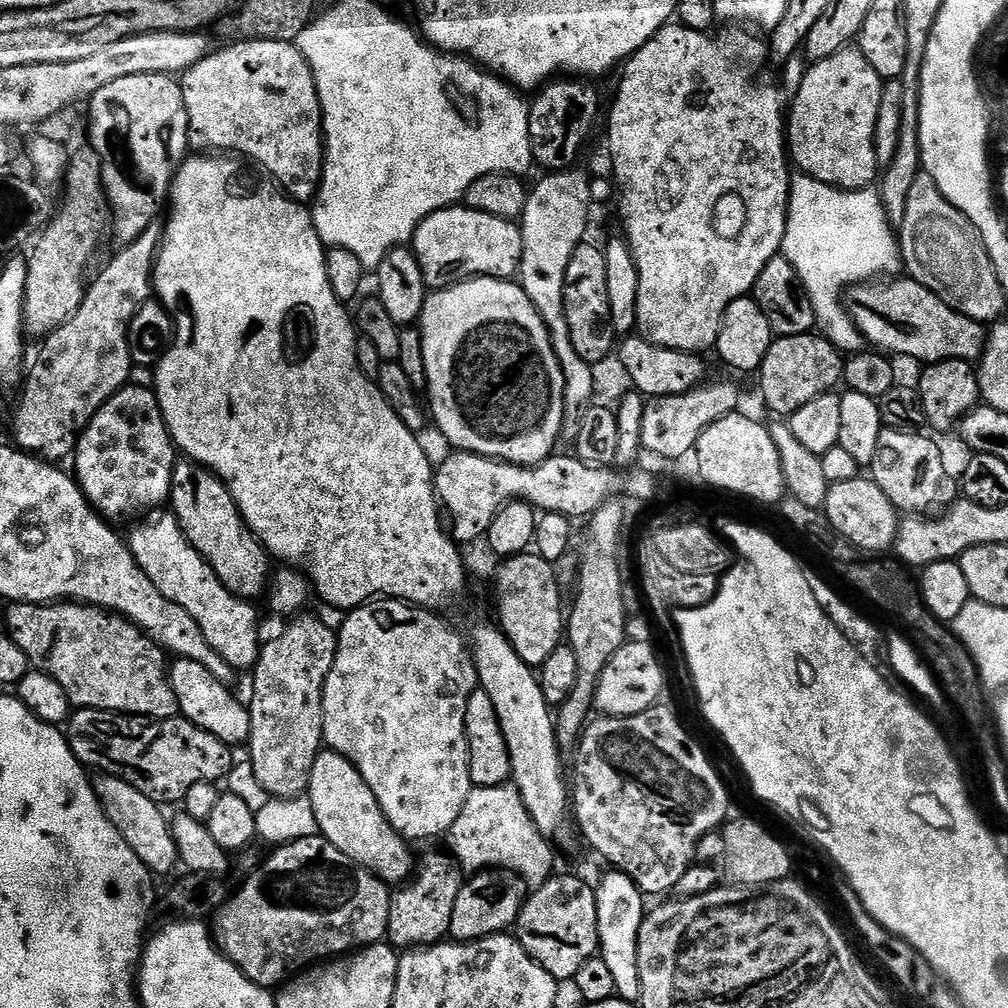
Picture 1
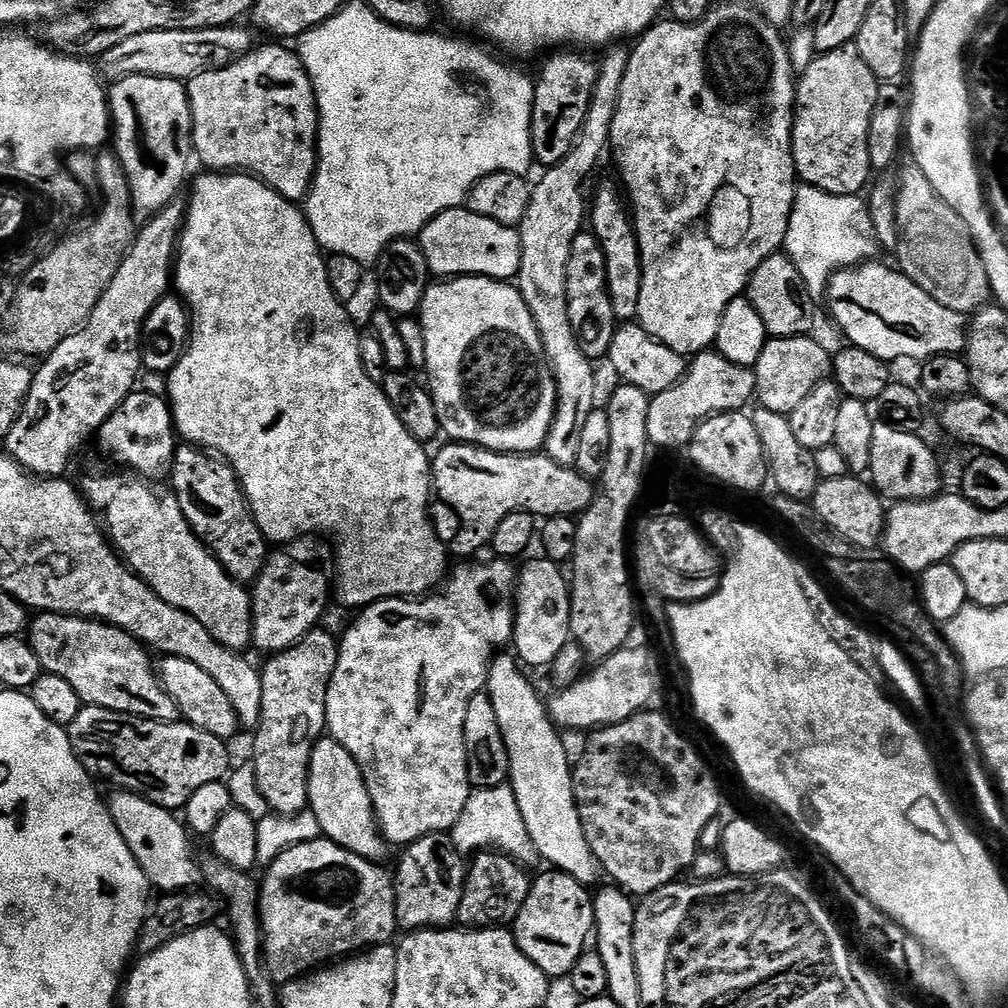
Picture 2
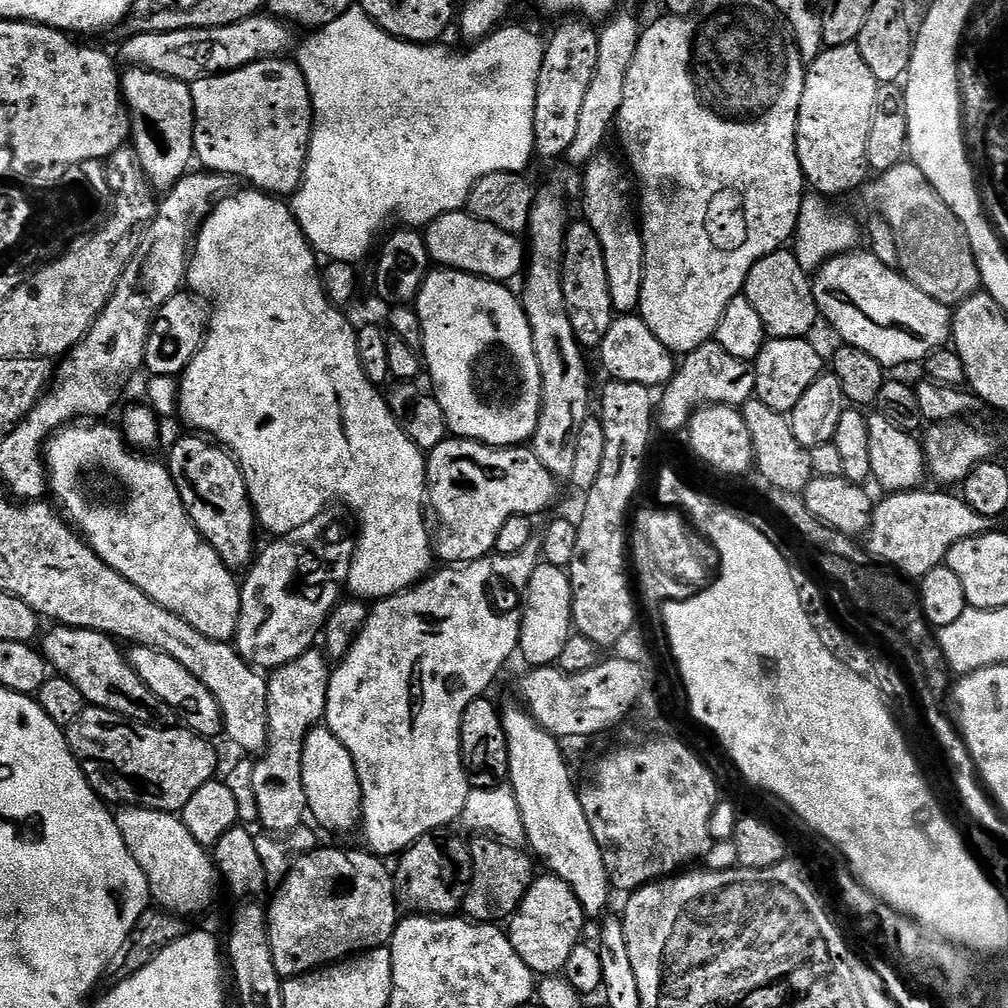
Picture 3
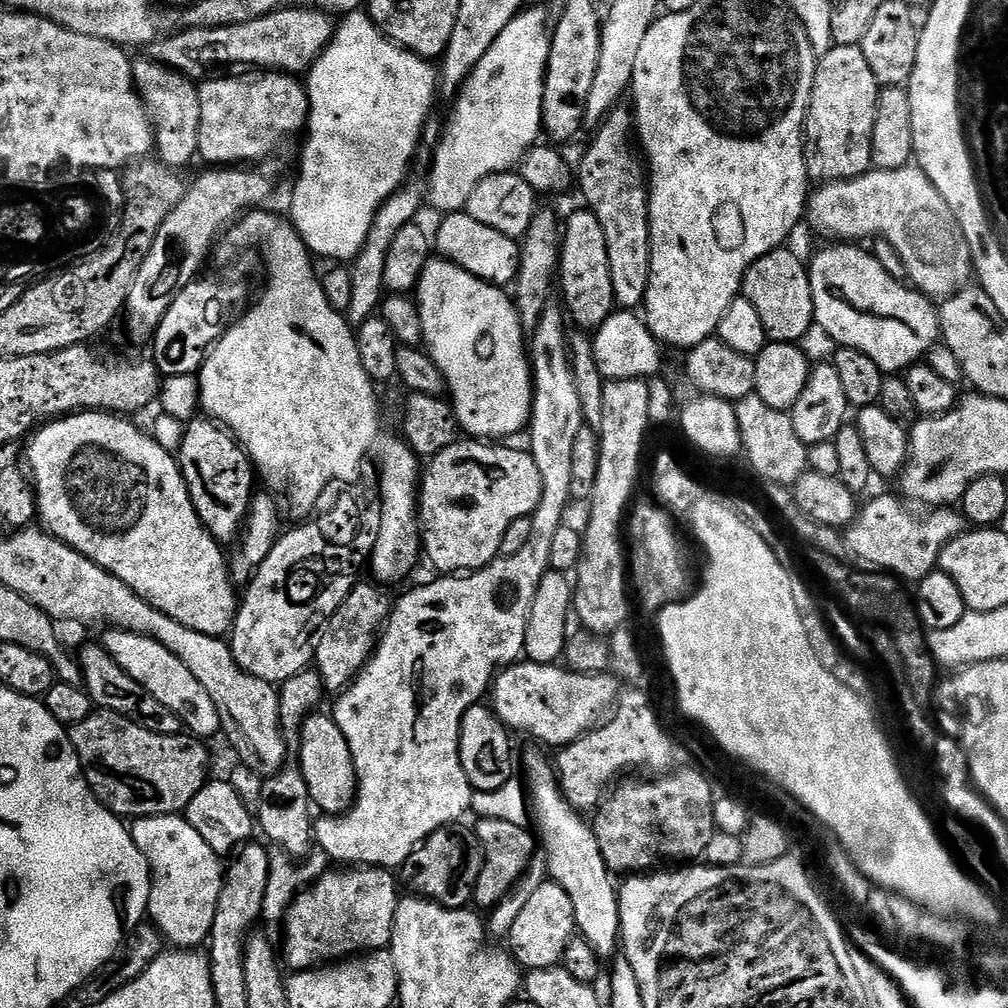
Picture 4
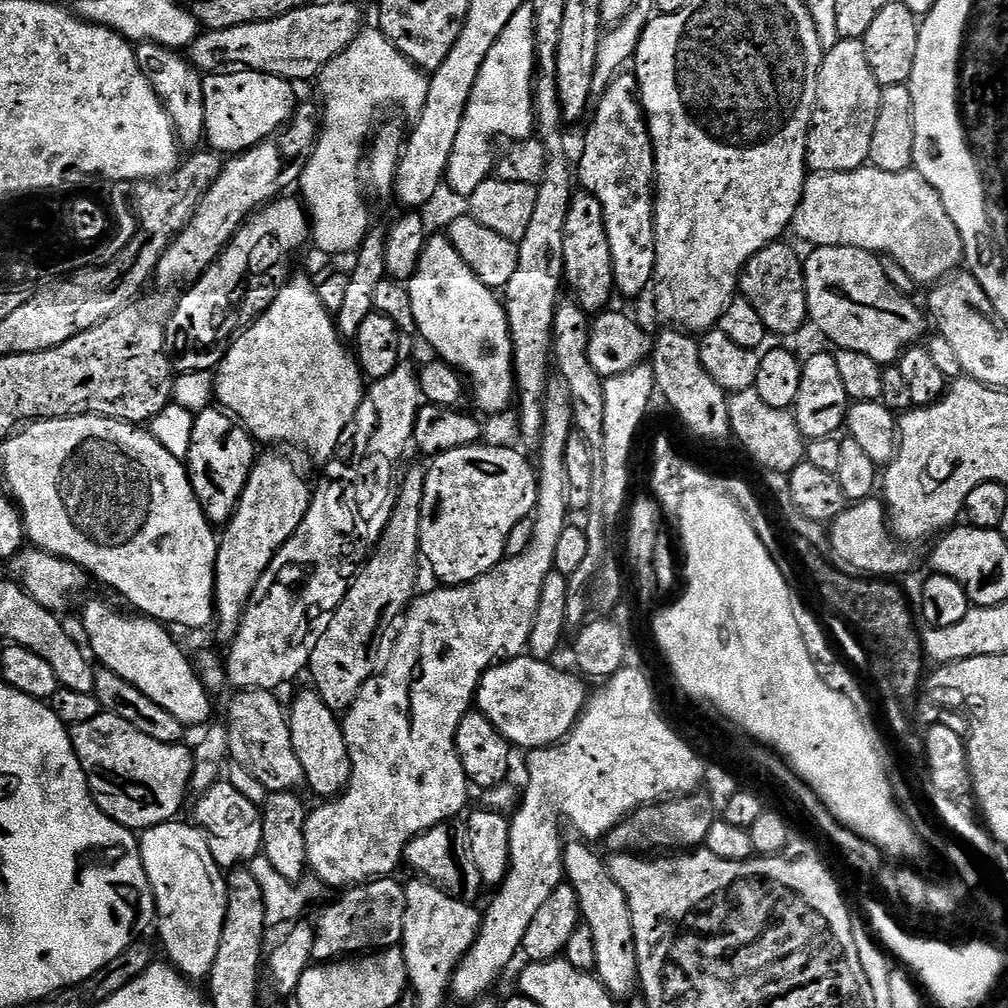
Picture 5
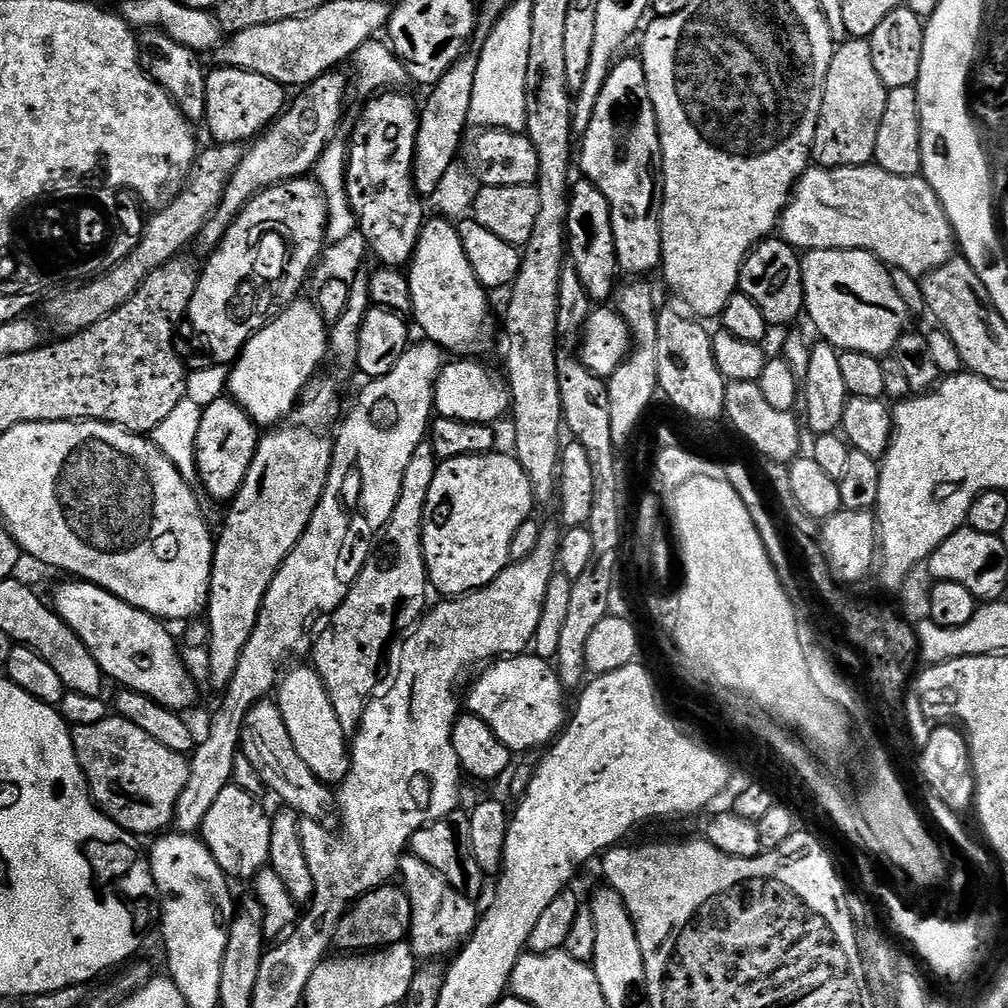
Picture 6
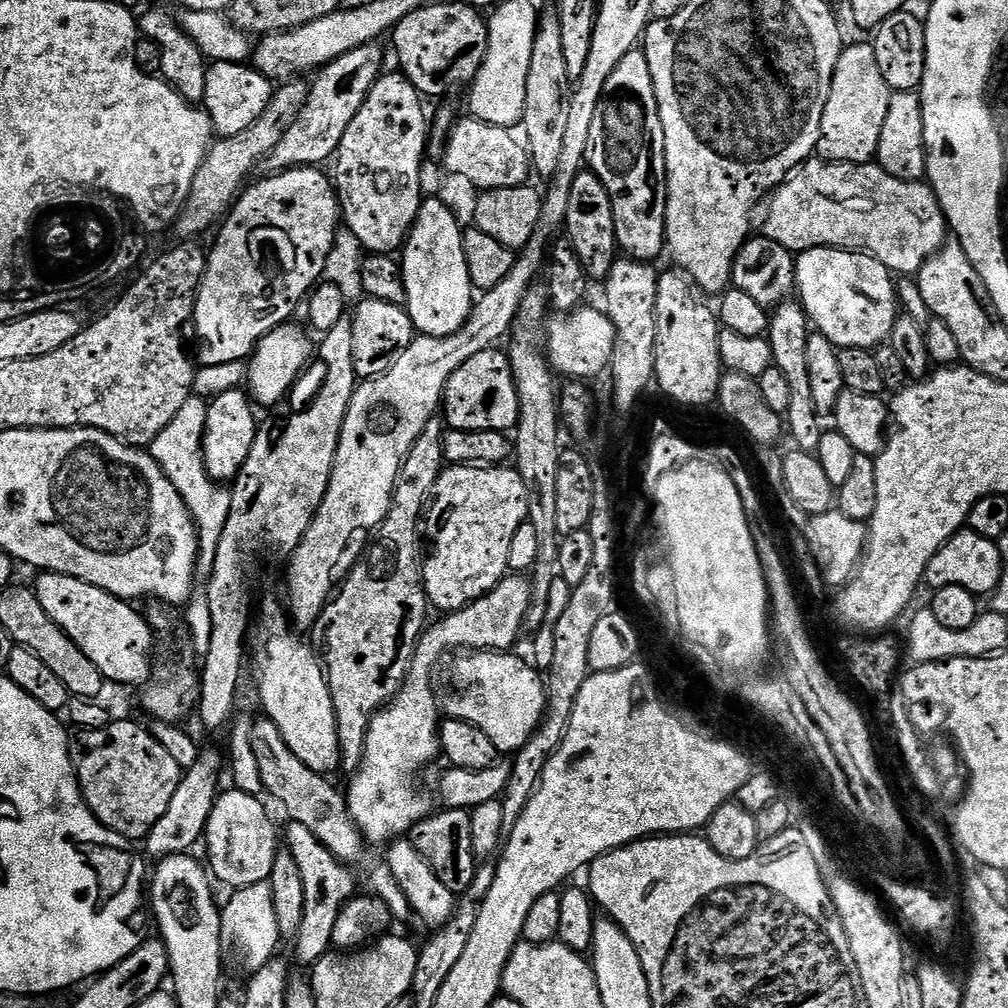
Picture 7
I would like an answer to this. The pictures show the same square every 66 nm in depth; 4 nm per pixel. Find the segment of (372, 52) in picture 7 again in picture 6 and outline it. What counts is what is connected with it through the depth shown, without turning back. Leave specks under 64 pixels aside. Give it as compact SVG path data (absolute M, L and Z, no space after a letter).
M333 70L331 72L328 72L324 76L318 77L318 79L315 80L314 82L305 84L303 88L299 89L299 91L295 93L296 101L294 101L293 104L291 101L291 103L289 103L287 107L285 107L284 111L281 112L280 115L277 116L276 119L272 121L267 131L265 131L262 135L258 136L255 139L255 142L251 145L251 147L253 146L253 148L251 149L249 147L247 151L245 151L244 157L242 157L240 160L240 165L236 170L234 170L234 174L228 180L228 185L226 186L226 190L222 194L222 200L219 206L217 206L216 208L216 215L211 216L210 219L208 219L208 221L206 222L204 228L200 231L200 235L198 237L198 244L201 244L201 246L204 247L205 250L211 250L215 248L217 244L220 243L220 239L222 239L222 237L226 233L228 233L228 228L230 227L230 225L232 225L232 223L238 218L238 214L241 212L241 210L243 210L244 207L246 207L246 205L248 205L251 202L253 196L258 195L259 192L265 192L267 188L272 188L275 186L275 184L284 184L285 182L287 182L287 180L298 180L307 177L309 173L311 173L313 169L315 169L316 163L318 162L318 158L322 156L325 149L328 148L329 144L332 143L334 137L337 135L337 133L339 133L336 131L339 130L340 119L342 119L344 116L344 103L346 103L348 100L348 84L350 88L350 80L349 77L347 80L347 78L344 77L342 73L343 71Z

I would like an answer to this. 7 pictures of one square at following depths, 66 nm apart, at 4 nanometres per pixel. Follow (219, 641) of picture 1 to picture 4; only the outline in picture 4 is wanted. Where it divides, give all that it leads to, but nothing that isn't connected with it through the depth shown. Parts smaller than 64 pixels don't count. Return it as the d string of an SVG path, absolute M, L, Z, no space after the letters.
M81 410L63 418L53 419L43 426L37 427L31 433L30 439L27 441L28 448L26 444L26 468L30 473L30 483L36 493L39 523L48 535L57 536L59 540L66 542L74 550L78 550L86 558L90 558L95 564L102 566L122 582L126 582L126 586L130 586L134 590L134 594L138 594L162 614L182 622L182 626L186 626L198 634L227 637L232 631L232 623L236 620L238 592L232 589L234 580L230 575L229 561L227 559L224 561L225 549L220 541L205 530L203 522L198 518L198 514L194 510L194 502L188 493L188 483L184 480L184 475L180 473L177 457L162 446L158 446L158 442L153 440L145 429L143 432L142 429L135 428L128 420L131 419L120 414L99 410Z

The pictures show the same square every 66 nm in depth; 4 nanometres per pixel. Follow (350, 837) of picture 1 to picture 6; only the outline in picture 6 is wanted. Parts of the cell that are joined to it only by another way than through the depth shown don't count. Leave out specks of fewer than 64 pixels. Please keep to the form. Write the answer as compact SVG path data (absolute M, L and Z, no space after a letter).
M311 666L292 668L286 672L279 681L274 700L280 705L282 722L286 722L290 742L294 742L294 750L298 750L302 762L306 762L306 766L314 770L323 784L339 786L348 773L350 740L338 722L338 714L334 714L334 706L330 706L326 686Z

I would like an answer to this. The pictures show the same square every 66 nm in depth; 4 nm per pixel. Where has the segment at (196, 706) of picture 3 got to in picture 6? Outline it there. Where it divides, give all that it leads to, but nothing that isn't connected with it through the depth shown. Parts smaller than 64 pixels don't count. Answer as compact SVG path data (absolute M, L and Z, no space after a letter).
M79 578L67 581L69 584L60 584L56 593L50 599L51 607L62 619L82 638L86 650L98 662L98 666L104 671L109 681L117 680L121 689L129 692L141 692L143 696L159 704L161 708L170 708L173 712L183 713L196 700L196 684L188 673L186 665L180 661L180 652L172 641L172 636L167 632L165 625L149 612L143 612L141 608L130 606L122 598L110 594L105 588L97 584L87 583Z

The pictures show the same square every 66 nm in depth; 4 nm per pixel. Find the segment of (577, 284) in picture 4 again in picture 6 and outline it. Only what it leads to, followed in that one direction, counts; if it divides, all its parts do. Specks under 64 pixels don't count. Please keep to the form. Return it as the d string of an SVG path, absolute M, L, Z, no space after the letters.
M577 179L568 198L568 227L566 229L566 256L570 267L578 274L586 294L594 302L608 302L618 288L620 263L614 246L614 226L610 222L610 206L606 194L588 180Z

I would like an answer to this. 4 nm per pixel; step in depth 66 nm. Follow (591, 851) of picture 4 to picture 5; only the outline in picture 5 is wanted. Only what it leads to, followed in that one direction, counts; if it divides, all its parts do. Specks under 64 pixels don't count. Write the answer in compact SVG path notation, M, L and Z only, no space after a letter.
M569 843L564 849L564 875L567 883L576 891L583 923L588 924L590 930L594 930L594 946L598 949L595 975L613 1000L624 1002L638 988L636 943L628 899L622 886L618 886L618 882L614 882L614 878L608 873L605 861L600 861L588 849L591 847L587 843L576 843L580 844Z

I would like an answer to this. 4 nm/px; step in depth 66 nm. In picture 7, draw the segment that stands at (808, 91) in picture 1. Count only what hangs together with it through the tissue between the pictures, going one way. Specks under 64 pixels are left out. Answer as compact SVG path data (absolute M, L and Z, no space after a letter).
M871 43L852 44L849 48L847 45L838 58L830 98L826 98L826 110L822 110L822 126L816 143L819 159L831 160L834 164L873 163L892 94L892 89L886 86L886 78L882 78Z

